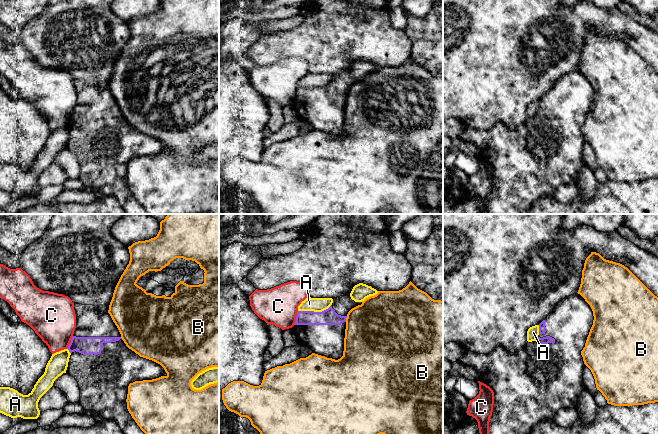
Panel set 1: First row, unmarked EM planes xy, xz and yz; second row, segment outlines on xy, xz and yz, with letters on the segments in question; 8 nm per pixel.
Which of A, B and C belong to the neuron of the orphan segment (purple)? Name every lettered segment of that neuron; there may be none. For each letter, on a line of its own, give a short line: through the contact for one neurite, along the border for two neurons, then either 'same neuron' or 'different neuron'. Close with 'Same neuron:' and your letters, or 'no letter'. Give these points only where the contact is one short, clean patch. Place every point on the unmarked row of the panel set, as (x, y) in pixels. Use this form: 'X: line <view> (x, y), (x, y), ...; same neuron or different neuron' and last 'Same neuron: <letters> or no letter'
A: line xz (330, 81), (321, 87), (298, 87); different neuron
B: line xz (347, 92), (345, 97); different neuron
C: line xz (298, 87), (293, 100); different neuron
Same neuron: no letter

